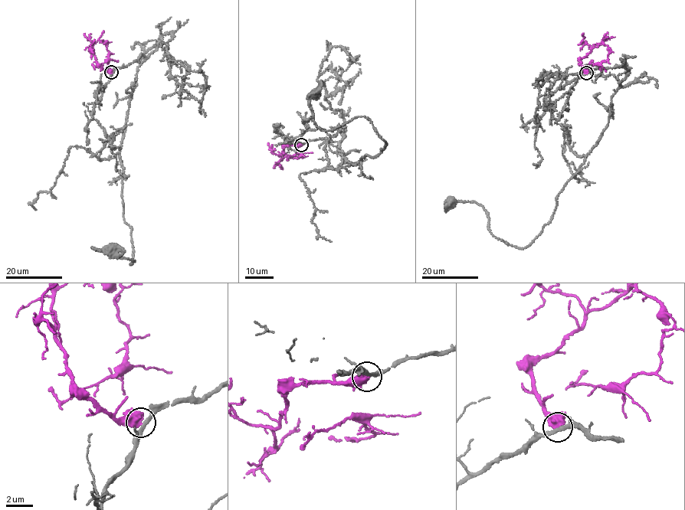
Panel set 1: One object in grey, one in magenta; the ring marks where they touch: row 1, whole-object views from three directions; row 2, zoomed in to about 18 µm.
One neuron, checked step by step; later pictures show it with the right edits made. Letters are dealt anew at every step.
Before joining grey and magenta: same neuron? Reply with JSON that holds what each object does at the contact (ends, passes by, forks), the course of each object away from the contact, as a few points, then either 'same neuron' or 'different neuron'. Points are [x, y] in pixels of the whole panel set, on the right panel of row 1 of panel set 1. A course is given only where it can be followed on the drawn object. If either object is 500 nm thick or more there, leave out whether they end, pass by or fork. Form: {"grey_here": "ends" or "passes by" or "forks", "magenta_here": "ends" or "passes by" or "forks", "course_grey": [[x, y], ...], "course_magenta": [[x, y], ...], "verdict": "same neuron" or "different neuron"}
{"course_grey": [[586, 73], [614, 76], [621, 86], [601, 136], [532, 243], [507, 244], [487, 228], [483, 207], [449, 203]], "course_magenta": [[586, 72], [581, 65], [582, 59], [602, 43], [607, 46], [608, 60], [595, 64], [590, 63], [591, 60]], "verdict": "different neuron"}

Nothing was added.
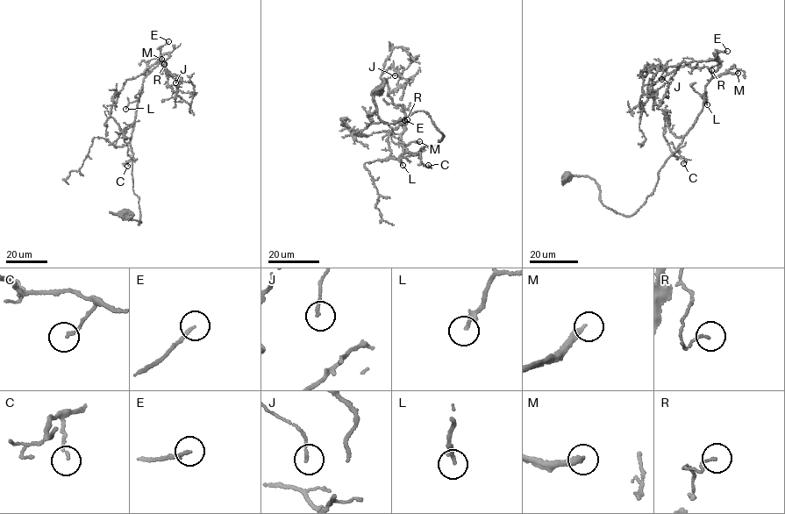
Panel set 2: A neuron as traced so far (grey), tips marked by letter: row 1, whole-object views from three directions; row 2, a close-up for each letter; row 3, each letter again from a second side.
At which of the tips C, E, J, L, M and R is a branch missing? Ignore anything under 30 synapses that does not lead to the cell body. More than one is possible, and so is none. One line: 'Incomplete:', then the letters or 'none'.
Incomplete: M

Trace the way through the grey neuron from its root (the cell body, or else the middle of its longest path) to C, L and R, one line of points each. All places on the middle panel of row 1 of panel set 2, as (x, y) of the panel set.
C: (378, 89), (374, 102), (386, 124), (424, 110), (443, 134), (433, 147), (420, 149), (428, 165)
L: (378, 89), (374, 102), (386, 124), (424, 110), (444, 135), (417, 154), (403, 146), (403, 165)
R: (378, 89), (374, 102), (386, 124), (424, 110), (444, 136), (413, 155), (399, 141), (407, 119)

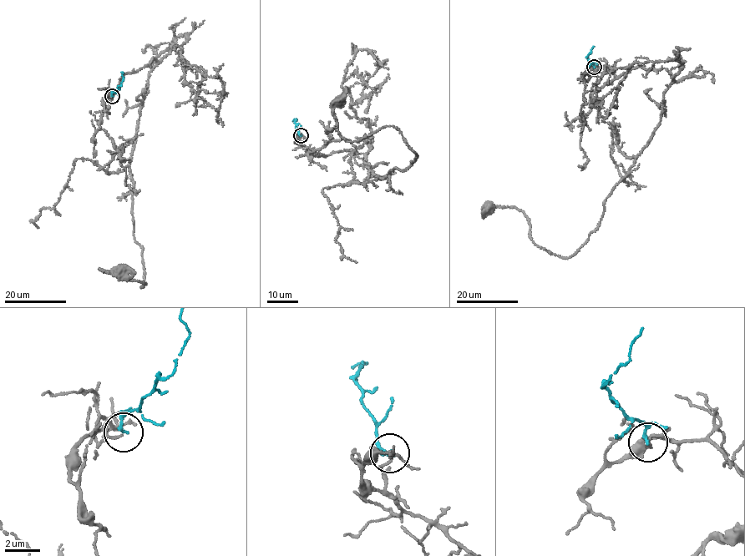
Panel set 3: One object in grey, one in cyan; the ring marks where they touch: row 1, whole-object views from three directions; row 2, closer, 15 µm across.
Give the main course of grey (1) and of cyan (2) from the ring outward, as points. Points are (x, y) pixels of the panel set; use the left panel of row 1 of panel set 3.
1: (112, 96), (124, 76), (157, 61), (129, 165), (145, 284), (100, 269), (120, 272)
2: (112, 96), (124, 78), (121, 73)

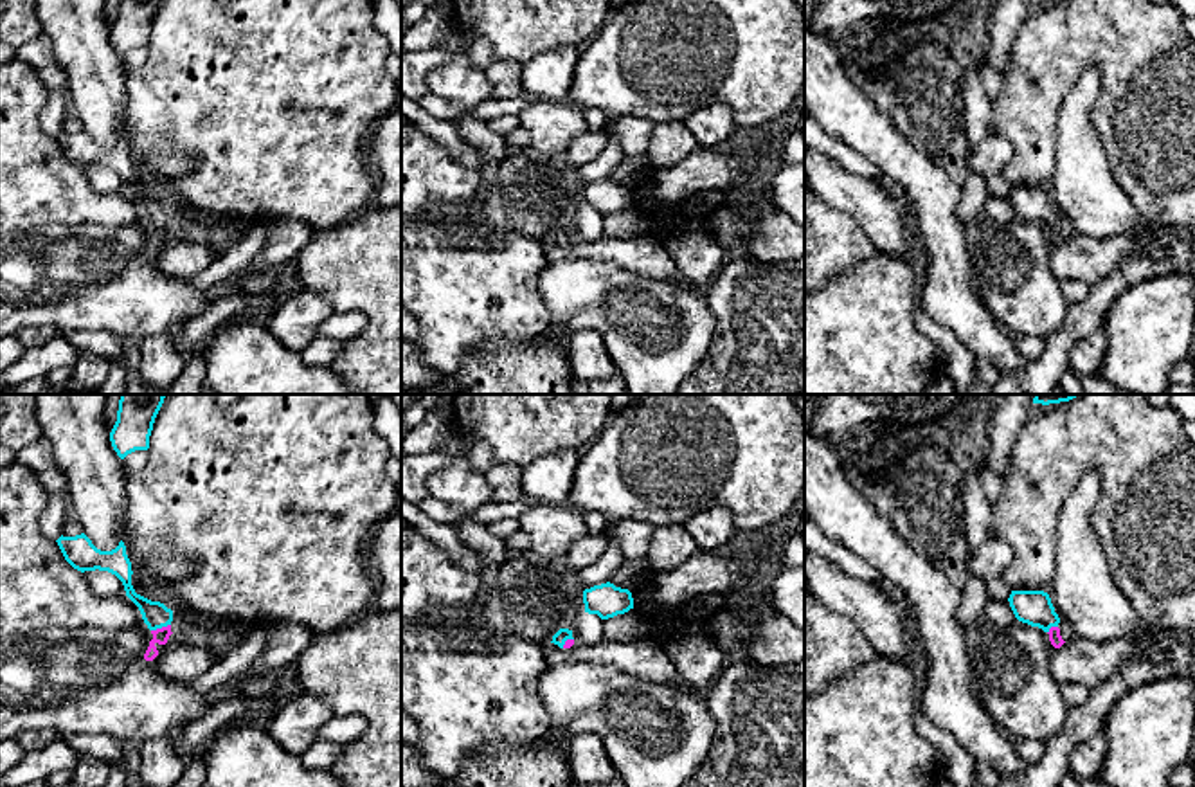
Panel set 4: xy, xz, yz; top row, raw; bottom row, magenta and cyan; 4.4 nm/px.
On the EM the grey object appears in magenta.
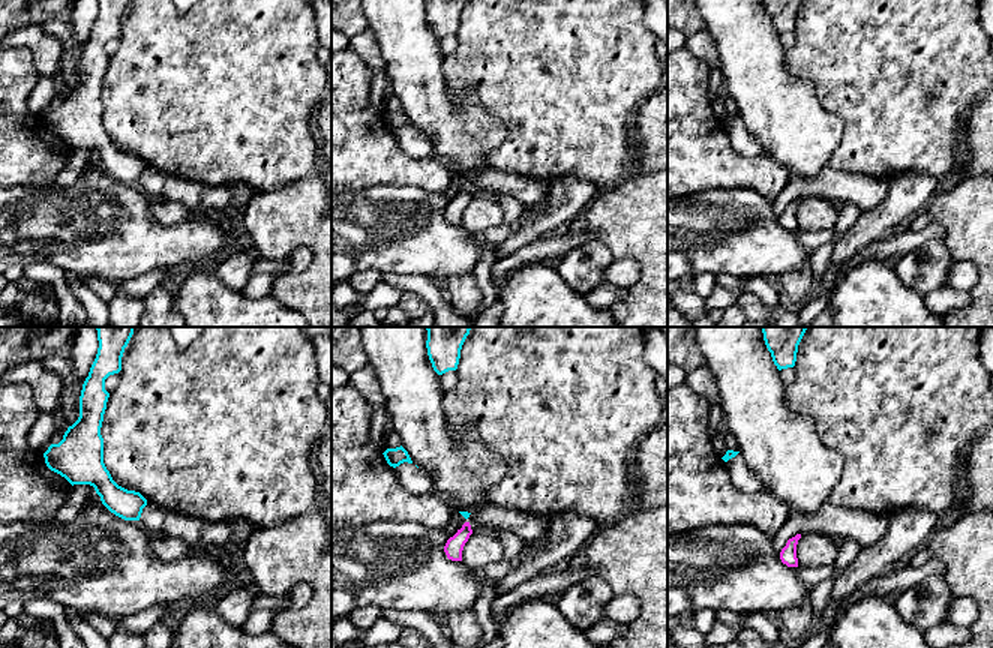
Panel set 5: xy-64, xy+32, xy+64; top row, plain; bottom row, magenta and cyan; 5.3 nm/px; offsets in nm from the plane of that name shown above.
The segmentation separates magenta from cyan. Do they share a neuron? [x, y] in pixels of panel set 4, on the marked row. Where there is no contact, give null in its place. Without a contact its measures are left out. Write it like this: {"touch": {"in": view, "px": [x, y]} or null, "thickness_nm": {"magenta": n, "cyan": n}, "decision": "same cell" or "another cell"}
{"touch": {"in": "xy", "px": [162, 627]}, "thickness_nm": {"magenta": 70, "cyan": 120}, "decision": "same cell"}

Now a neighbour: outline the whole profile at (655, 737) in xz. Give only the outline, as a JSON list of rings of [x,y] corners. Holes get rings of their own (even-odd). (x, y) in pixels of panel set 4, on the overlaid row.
[[[585,661],[547,666],[538,688],[551,726],[567,737],[596,733],[624,787],[682,787],[711,747],[713,717],[704,695],[687,688],[671,690]]]

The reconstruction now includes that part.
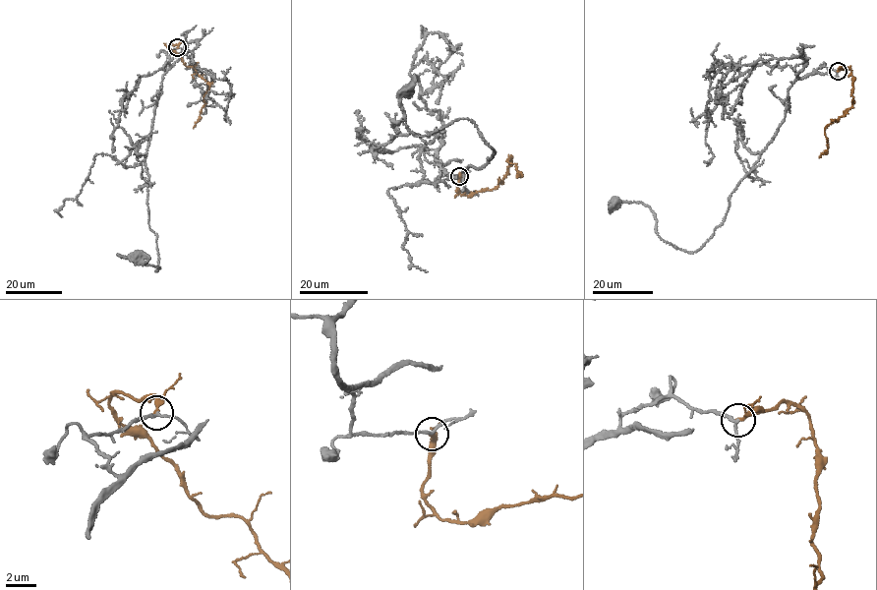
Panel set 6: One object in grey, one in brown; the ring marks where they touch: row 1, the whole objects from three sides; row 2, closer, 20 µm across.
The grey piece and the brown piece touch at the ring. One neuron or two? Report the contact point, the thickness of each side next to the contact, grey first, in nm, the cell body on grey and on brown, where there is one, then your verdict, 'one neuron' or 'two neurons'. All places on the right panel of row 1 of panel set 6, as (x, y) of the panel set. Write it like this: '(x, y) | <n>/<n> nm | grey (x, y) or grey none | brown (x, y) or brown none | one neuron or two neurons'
(838, 71) | 160/200 nm | grey (614, 203) | brown none | one neuron

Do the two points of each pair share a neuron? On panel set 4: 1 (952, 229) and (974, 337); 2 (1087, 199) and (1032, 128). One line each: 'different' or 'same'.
1: same
2: different

